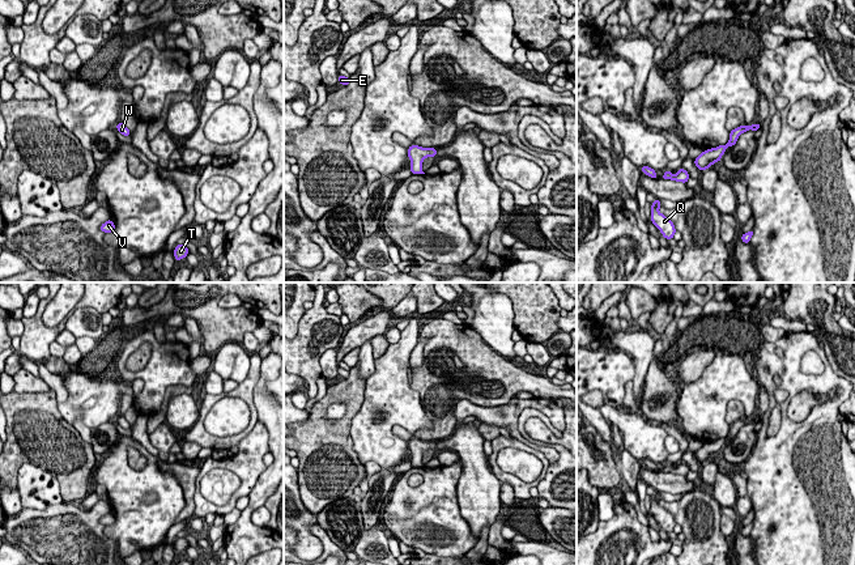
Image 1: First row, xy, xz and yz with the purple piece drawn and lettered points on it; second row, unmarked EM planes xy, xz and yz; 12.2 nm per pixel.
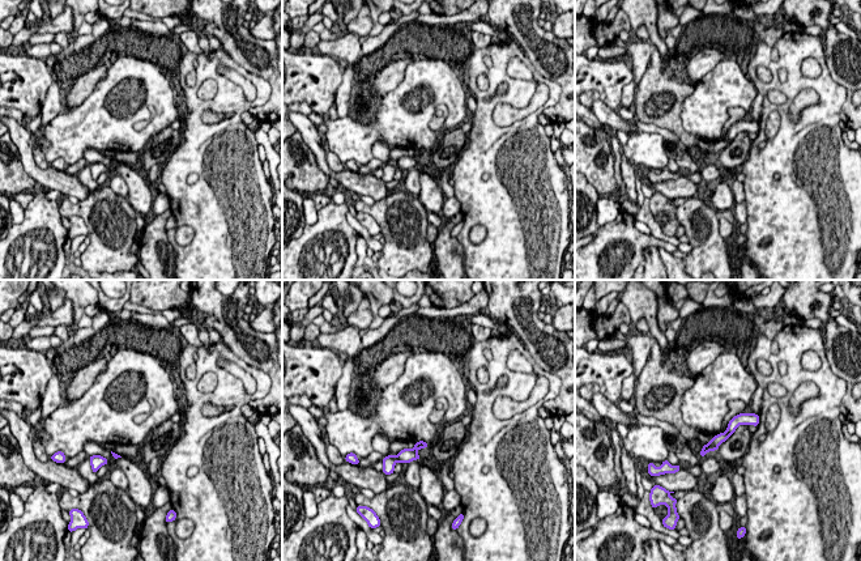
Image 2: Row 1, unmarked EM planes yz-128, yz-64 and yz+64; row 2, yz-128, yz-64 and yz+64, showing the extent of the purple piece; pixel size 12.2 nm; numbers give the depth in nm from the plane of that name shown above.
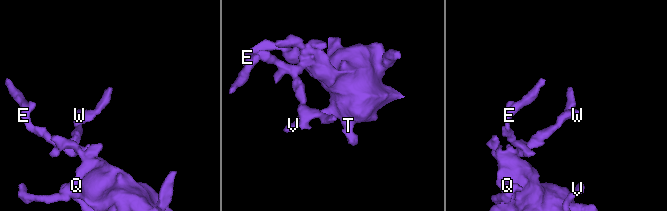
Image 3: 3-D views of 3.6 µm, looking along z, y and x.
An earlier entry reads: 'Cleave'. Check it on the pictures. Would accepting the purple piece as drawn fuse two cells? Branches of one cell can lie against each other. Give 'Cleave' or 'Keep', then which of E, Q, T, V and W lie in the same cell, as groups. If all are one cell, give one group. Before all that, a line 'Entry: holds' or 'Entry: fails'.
Entry: fails
Keep. Groups: E Q T V W

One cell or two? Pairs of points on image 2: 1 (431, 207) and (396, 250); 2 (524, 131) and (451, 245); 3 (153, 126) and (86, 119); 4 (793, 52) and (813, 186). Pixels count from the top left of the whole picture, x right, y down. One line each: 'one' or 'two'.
1: two
2: two
3: one
4: one

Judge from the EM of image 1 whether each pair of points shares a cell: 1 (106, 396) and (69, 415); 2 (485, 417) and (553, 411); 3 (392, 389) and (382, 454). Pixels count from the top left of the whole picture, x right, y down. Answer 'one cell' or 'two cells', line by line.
1: one cell
2: one cell
3: one cell

